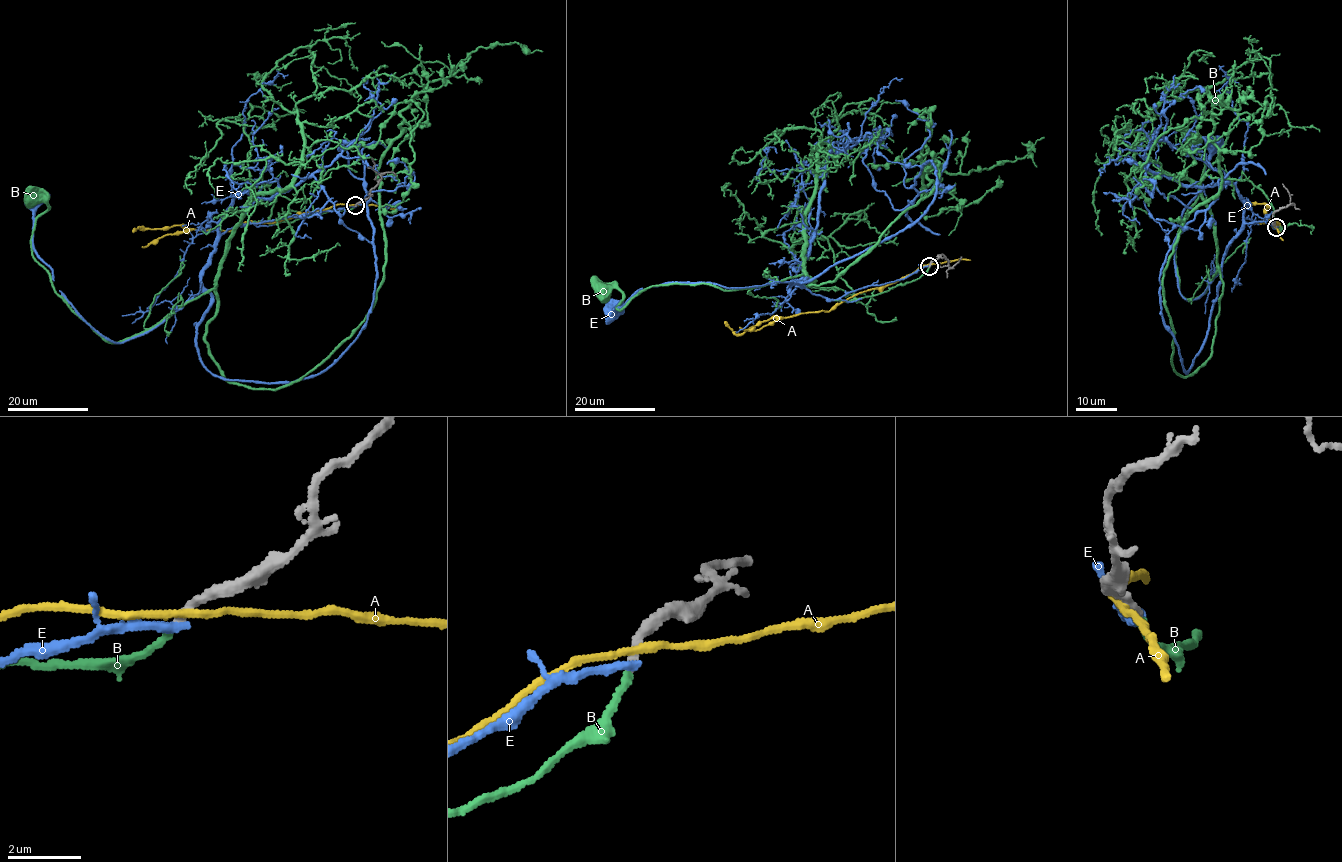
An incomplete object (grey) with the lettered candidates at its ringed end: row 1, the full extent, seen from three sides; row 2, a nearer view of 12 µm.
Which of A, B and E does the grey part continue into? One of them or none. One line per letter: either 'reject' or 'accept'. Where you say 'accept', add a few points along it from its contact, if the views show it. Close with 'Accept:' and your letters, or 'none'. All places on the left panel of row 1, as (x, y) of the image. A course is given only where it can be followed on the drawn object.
A: reject
B: accept | via (354, 206), (271, 222), (272, 183), (253, 188), (217, 285), (110, 343), (35, 259), (48, 207), (29, 197)
E: reject
Accept: B

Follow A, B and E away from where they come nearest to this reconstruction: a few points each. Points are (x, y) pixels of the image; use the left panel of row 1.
A: (357, 204), (337, 204), (272, 222), (248, 222), (229, 231), (185, 230), (177, 226), (133, 230)
B: (354, 206), (271, 222), (272, 183), (253, 188), (217, 285), (110, 343), (35, 259), (48, 207), (29, 197)
E: (355, 206), (228, 228), (203, 270), (200, 291), (150, 330), (118, 343), (82, 317), (33, 249), (36, 201)

